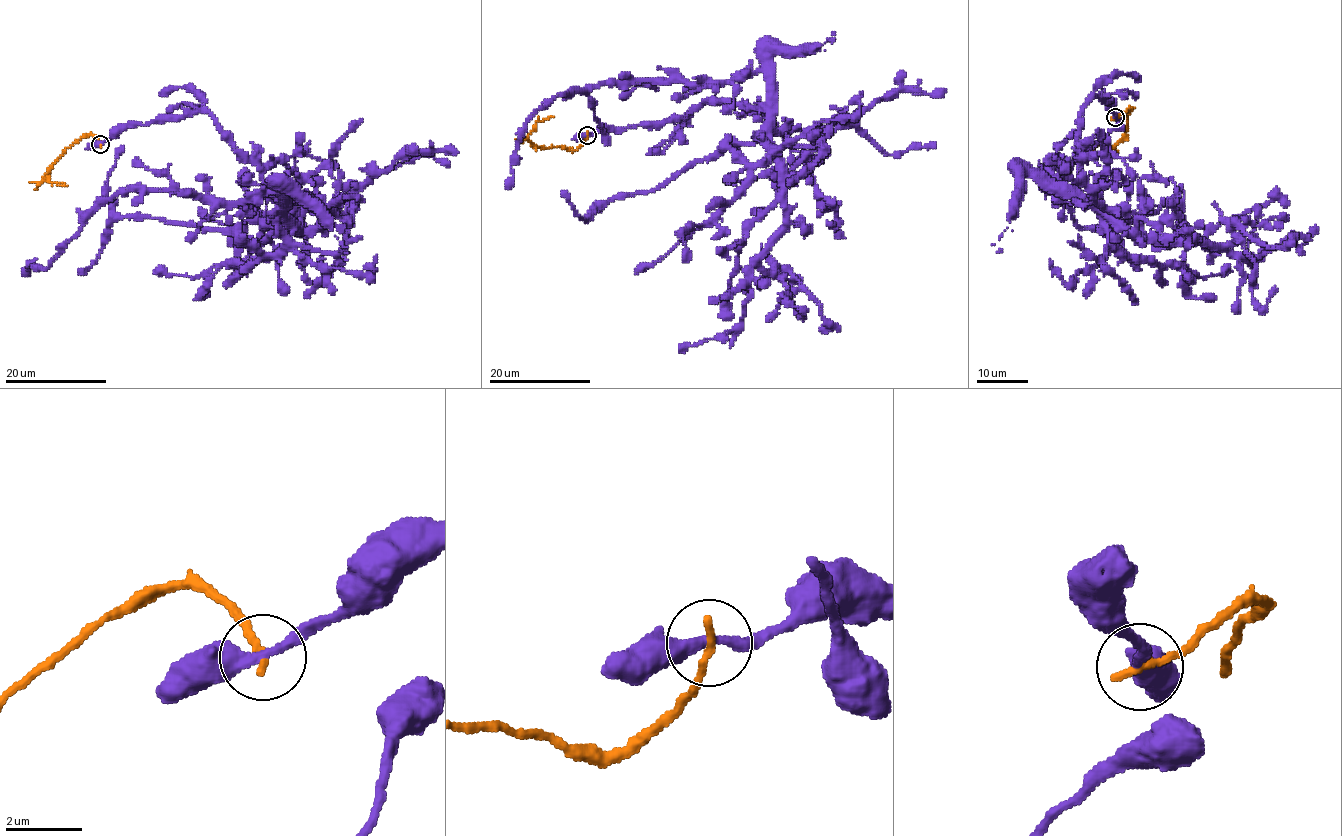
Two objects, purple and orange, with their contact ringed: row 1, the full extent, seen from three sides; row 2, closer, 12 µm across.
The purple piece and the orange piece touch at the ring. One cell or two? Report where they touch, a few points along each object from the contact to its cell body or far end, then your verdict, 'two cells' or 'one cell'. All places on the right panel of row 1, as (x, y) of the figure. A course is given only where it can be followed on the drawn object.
at (1115, 117); purple runs (1116, 116), (1093, 97), (1079, 180), (1042, 179), (1052, 185), (1056, 157), (1076, 224), (1151, 240); orange runs (1116, 116), (1131, 108), (1124, 134), (1118, 143), (1112, 146), (1106, 142), (1097, 144), (1092, 149); two cells

